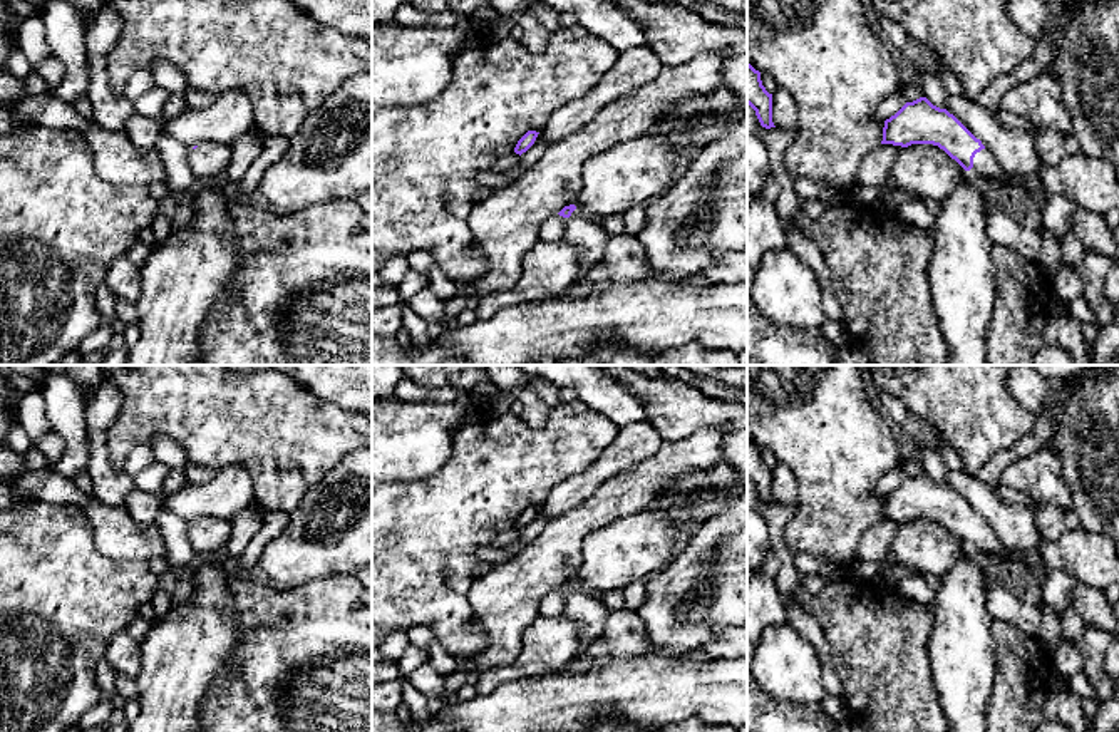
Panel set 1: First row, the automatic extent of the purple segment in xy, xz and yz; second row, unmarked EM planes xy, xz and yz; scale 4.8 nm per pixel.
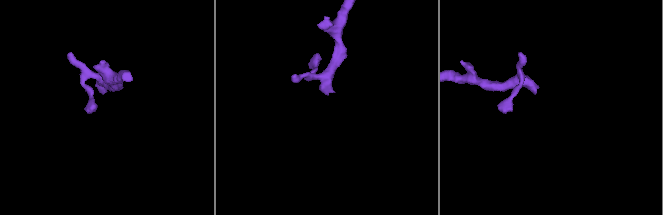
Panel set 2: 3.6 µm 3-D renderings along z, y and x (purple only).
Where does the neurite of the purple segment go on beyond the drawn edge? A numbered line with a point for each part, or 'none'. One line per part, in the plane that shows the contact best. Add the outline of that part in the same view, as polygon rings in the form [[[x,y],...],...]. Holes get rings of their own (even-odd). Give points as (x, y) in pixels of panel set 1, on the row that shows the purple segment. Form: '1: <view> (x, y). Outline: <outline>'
1: yz (984, 163). Outline: [[[987,147],[975,154],[972,171],[993,179],[997,186],[1017,188],[1015,181],[997,164],[993,154]]]

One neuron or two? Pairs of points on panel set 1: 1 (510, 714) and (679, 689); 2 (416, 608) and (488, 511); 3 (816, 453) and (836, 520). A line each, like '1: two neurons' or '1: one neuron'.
1: one neuron
2: one neuron
3: one neuron

